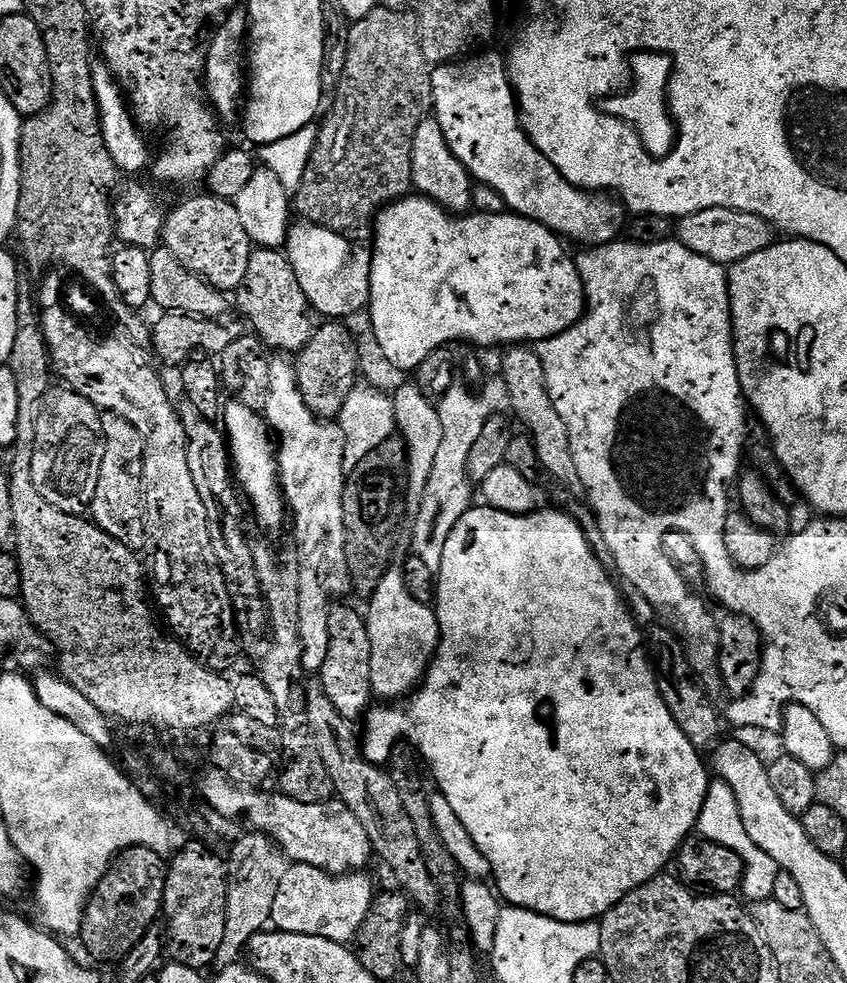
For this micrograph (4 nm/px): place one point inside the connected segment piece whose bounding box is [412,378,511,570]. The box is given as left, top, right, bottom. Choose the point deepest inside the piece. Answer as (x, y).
(448, 498)

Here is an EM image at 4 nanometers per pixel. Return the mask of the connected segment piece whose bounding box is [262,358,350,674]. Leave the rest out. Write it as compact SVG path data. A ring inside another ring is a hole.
M288 358L276 359L270 363L270 390L262 415L278 441L280 487L284 490L291 523L292 520L296 523L300 663L305 673L316 674L326 662L328 613L334 607L334 601L340 598L335 596L350 588L342 510L346 483L344 435L339 423L321 420L312 413L310 406L306 406L298 390L296 364Z

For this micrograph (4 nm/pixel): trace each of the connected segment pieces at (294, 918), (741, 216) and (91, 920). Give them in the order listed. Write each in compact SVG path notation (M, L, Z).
M292 864L286 870L286 875L282 877L282 886L278 886L278 894L274 897L271 923L279 931L289 932L290 934L330 938L343 945L355 941L356 931L362 926L374 899L372 884L364 875L363 871L351 874L333 874L318 870L309 864Z
M711 208L695 212L683 217L675 225L674 236L686 250L694 250L694 254L702 254L702 258L710 258L710 262L731 266L742 262L742 258L750 258L750 254L758 254L758 250L766 250L774 243L774 229L758 214L746 214L742 210L729 208Z
M128 848L120 853L112 861L102 882L98 882L95 895L88 901L79 943L84 943L85 950L96 960L105 960L112 965L123 960L134 946L138 946L138 938L146 934L148 927L157 923L164 907L167 877L166 860L161 853L149 848Z

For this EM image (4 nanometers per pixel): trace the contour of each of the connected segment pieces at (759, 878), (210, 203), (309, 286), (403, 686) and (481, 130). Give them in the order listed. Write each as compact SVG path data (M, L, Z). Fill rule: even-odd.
M719 778L713 779L708 786L706 802L702 806L702 814L698 818L695 831L701 837L715 844L726 846L734 850L744 864L743 882L740 887L742 893L751 902L771 899L774 890L774 881L779 872L777 863L761 847L755 846L750 836L746 834L746 826L742 823L742 814L738 810L738 802L734 798L734 790L724 780Z
M203 195L182 201L173 212L171 209L165 215L162 244L174 254L174 258L178 258L178 262L182 262L182 266L186 266L186 270L198 274L210 282L210 286L232 294L242 286L242 278L246 278L254 245L242 226L242 218L238 218L233 201Z
M296 222L289 227L286 255L290 266L294 266L294 274L298 274L298 286L302 286L313 313L321 312L324 318L348 318L344 316L352 316L369 307L372 298L372 252L360 247L364 246L357 246L341 232L317 224Z
M398 568L388 569L382 582L378 582L378 590L374 590L367 601L370 682L373 693L384 702L396 702L415 693L424 683L428 668L436 659L436 649L440 647L440 627L435 611L429 605L427 608L421 597L412 595L409 577L404 577Z
M481 51L462 60L453 60L451 64L437 64L432 68L432 112L438 126L442 126L442 134L446 134L446 142L450 142L450 150L454 150L454 158L458 158L462 166L466 166L477 185L493 188L501 195L507 211L546 226L565 241L577 240L578 243L584 244L580 246L613 243L619 237L616 235L623 233L626 228L624 205L611 195L575 188L556 169L554 162L550 162L546 154L542 154L533 146L520 122L518 101L506 71L505 57L488 51Z

